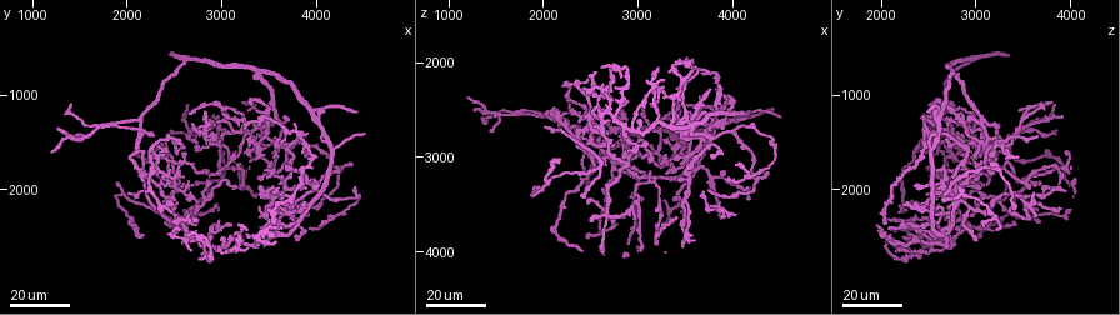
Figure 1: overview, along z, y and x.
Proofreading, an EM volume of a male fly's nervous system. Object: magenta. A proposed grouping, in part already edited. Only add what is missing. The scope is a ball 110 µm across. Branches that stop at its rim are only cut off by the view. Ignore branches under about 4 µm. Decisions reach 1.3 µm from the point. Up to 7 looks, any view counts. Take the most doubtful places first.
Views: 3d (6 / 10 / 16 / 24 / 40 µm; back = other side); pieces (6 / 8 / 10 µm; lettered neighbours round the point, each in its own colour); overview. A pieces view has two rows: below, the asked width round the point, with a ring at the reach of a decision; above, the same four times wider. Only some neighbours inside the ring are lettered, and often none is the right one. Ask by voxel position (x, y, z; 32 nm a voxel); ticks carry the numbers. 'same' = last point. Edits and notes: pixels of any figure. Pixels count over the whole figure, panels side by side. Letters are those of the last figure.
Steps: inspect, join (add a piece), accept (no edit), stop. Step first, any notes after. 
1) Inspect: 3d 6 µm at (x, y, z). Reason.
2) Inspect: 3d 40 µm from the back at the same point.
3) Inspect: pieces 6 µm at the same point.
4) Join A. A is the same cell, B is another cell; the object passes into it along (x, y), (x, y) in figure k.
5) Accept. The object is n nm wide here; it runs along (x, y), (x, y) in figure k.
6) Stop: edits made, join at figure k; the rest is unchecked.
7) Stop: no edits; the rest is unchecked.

Inspect: 3d 24 µm at (2920, 1380, 2780). An open end.

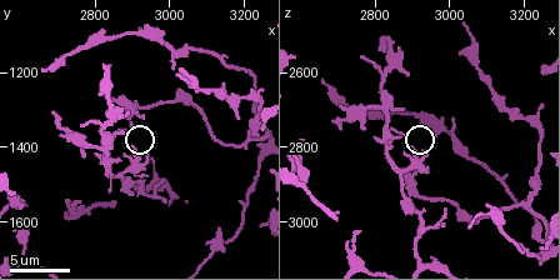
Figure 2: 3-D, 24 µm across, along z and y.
Inspect: pieces 10 µm at (2910, 1390, 2800). See the neighbours.

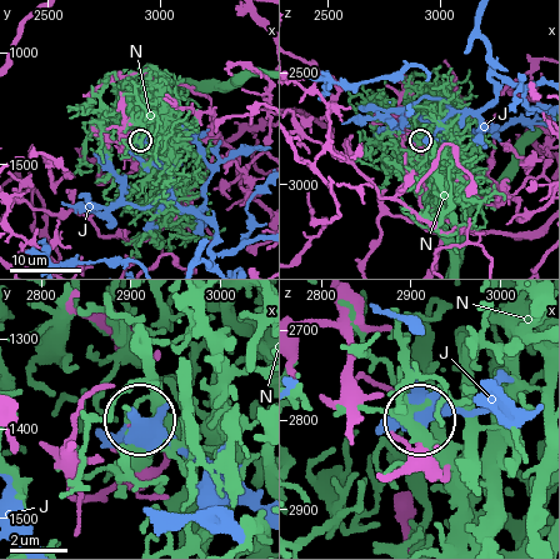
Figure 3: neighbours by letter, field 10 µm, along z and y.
Accept. The object is 210 nm wide here; J and N are other cells; none of them fits.

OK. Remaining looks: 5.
Inspect: 3d 16 µm at (3600, 2380, 1940). Thin end.

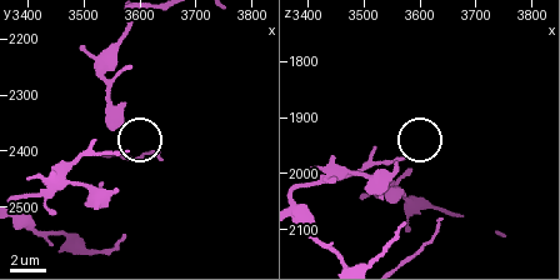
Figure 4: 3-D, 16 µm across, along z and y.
Inspect: pieces 8 µm at (3580, 2395, 1970).

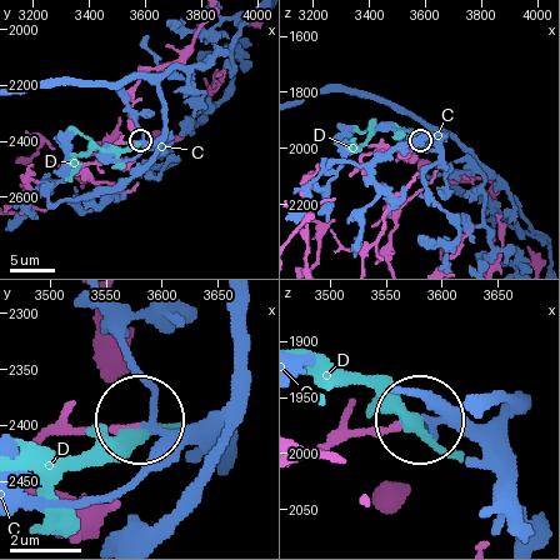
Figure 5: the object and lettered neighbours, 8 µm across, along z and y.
Accept. The object is 170 nm wide here; C and D are other cells; none of them fits.

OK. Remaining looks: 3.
Inspect: 3d 24 µm at (3020, 1720, 3000). An open end.

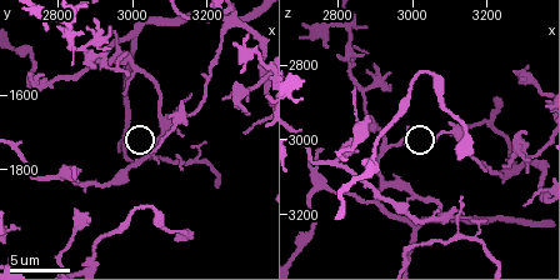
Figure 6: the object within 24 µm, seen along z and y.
Inspect: pieces 10 µm at (3060, 1750, 3010).

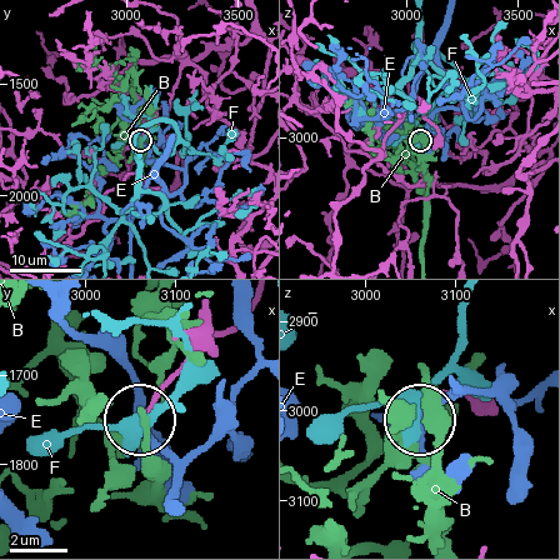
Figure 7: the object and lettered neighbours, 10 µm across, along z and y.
Accept. B, E and F are other cells; none of them fits.

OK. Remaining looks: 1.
Stop: no edits; the rest is unchecked.

